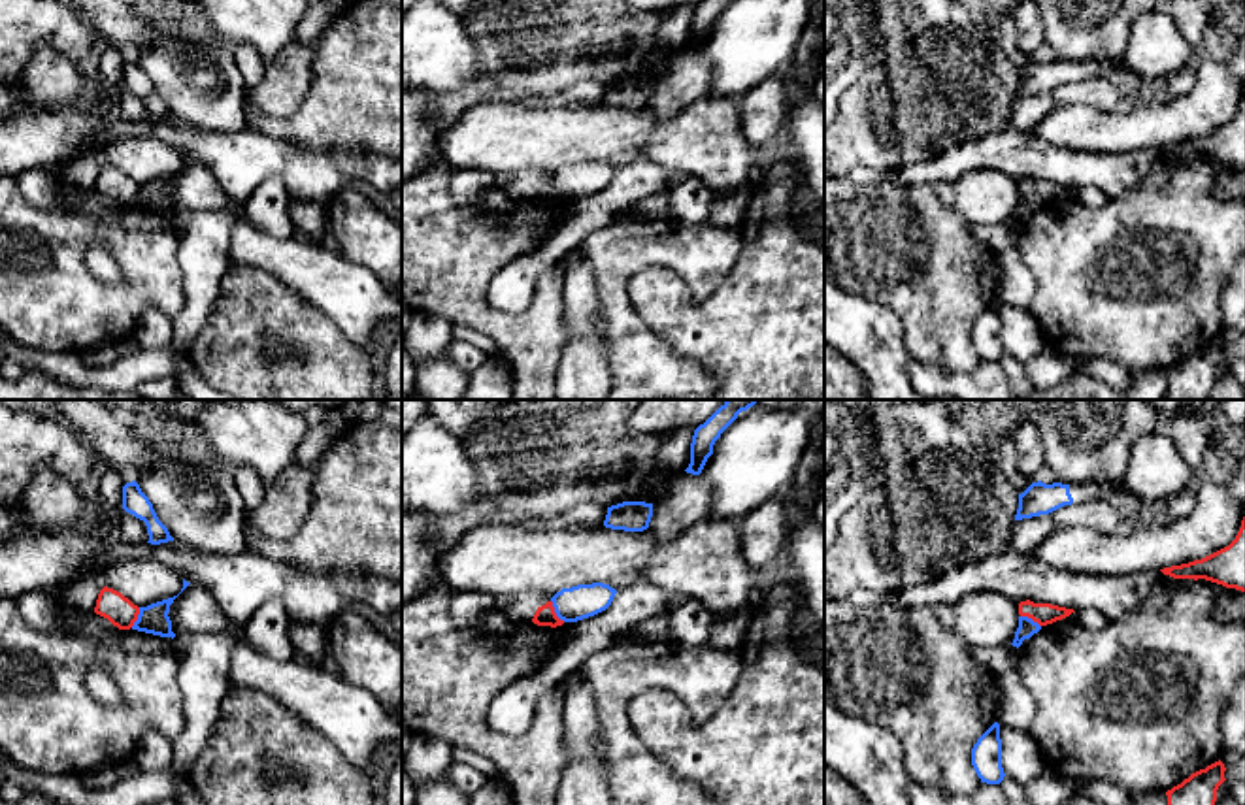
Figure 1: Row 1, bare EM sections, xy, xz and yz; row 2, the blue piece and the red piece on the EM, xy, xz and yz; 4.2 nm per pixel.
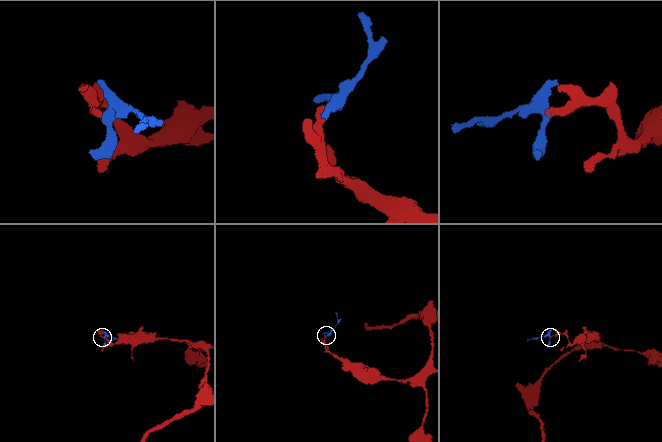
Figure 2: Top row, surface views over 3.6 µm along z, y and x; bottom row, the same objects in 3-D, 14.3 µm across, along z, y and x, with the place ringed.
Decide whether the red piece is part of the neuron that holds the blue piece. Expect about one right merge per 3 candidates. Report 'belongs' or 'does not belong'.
does not belong

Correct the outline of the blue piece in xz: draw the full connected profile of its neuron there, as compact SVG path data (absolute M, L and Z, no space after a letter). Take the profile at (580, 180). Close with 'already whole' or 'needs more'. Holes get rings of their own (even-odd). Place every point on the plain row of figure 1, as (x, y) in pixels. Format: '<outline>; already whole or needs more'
M604 160L577 162L562 166L551 179L555 190L564 200L577 200L606 189L617 168Z; already whole

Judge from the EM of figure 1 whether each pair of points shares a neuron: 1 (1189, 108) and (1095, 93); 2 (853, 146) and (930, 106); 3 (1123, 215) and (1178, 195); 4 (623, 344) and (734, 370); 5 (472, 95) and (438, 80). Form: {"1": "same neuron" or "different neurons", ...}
{"1": "different neurons", "2": "same neuron", "3": "same neuron", "4": "different neurons", "5": "different neurons"}

